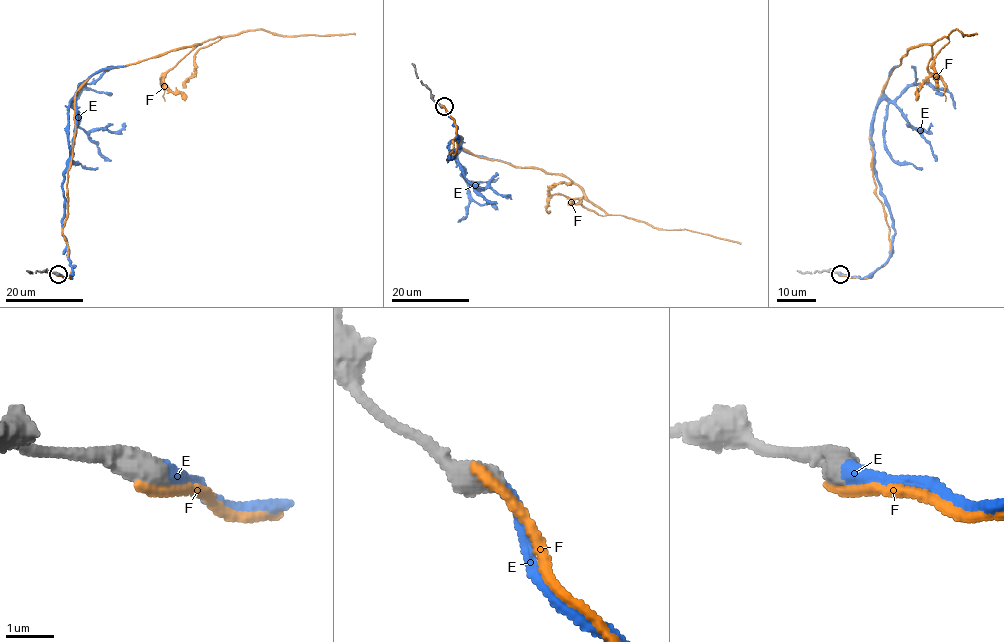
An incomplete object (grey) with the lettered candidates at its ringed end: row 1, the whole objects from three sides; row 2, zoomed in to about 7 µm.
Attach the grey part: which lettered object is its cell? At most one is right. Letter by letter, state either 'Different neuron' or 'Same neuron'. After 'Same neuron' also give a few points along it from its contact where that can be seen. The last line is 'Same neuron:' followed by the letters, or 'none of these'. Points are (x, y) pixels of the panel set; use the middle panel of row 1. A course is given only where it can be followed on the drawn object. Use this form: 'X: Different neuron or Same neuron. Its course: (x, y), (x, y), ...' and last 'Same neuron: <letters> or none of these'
E: Same neuron. Its course: (443, 106), (457, 127), (458, 148), (448, 161), (449, 143), (460, 138), (454, 154), (462, 174), (483, 188)
F: Different neuron
Same neuron: E

